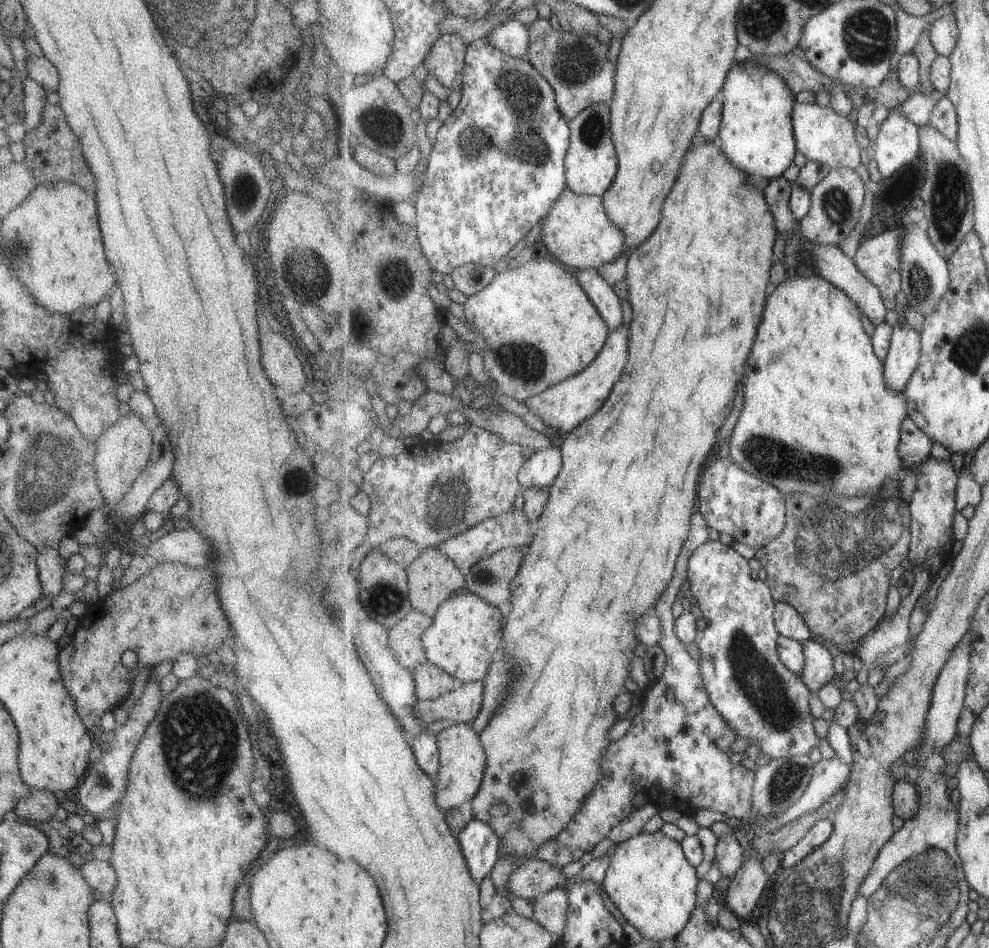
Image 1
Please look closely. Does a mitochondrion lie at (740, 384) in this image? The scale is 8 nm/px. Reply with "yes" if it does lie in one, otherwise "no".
no

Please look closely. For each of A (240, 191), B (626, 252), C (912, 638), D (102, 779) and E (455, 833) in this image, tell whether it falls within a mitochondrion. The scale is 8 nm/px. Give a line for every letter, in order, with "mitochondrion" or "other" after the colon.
A: mitochondrion
B: other
C: other
D: mitochondrion
E: other

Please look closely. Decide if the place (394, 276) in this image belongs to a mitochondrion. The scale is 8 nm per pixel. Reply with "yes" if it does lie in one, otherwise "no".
yes

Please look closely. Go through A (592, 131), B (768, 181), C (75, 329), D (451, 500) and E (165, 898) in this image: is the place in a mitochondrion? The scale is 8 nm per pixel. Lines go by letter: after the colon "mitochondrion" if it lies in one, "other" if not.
A: mitochondrion
B: other
C: other
D: mitochondrion
E: other

